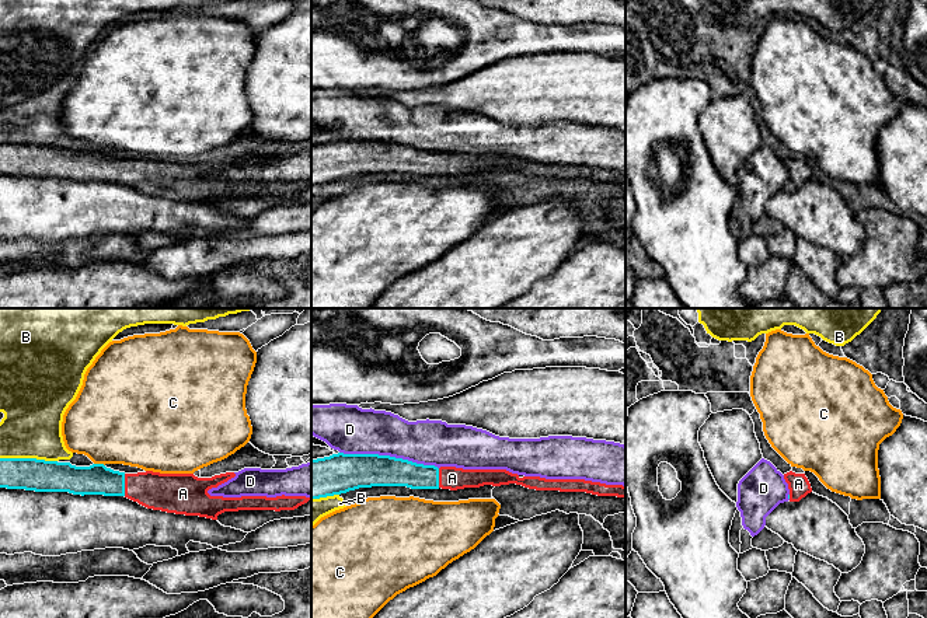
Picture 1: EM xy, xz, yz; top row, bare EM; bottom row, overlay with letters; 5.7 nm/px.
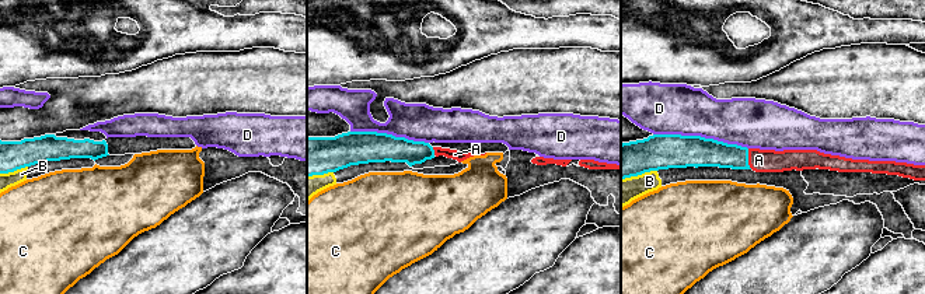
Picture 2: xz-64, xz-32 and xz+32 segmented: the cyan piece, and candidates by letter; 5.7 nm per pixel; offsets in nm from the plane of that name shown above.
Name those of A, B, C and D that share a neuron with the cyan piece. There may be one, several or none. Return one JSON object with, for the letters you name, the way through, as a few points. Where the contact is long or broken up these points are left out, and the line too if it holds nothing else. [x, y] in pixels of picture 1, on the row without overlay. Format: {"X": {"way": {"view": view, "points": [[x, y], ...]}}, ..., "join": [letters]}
{"A": {"way": {"view": "xy", "points": [[96, 166], [124, 171], [166, 178]]}}, "join": ["A"]}

